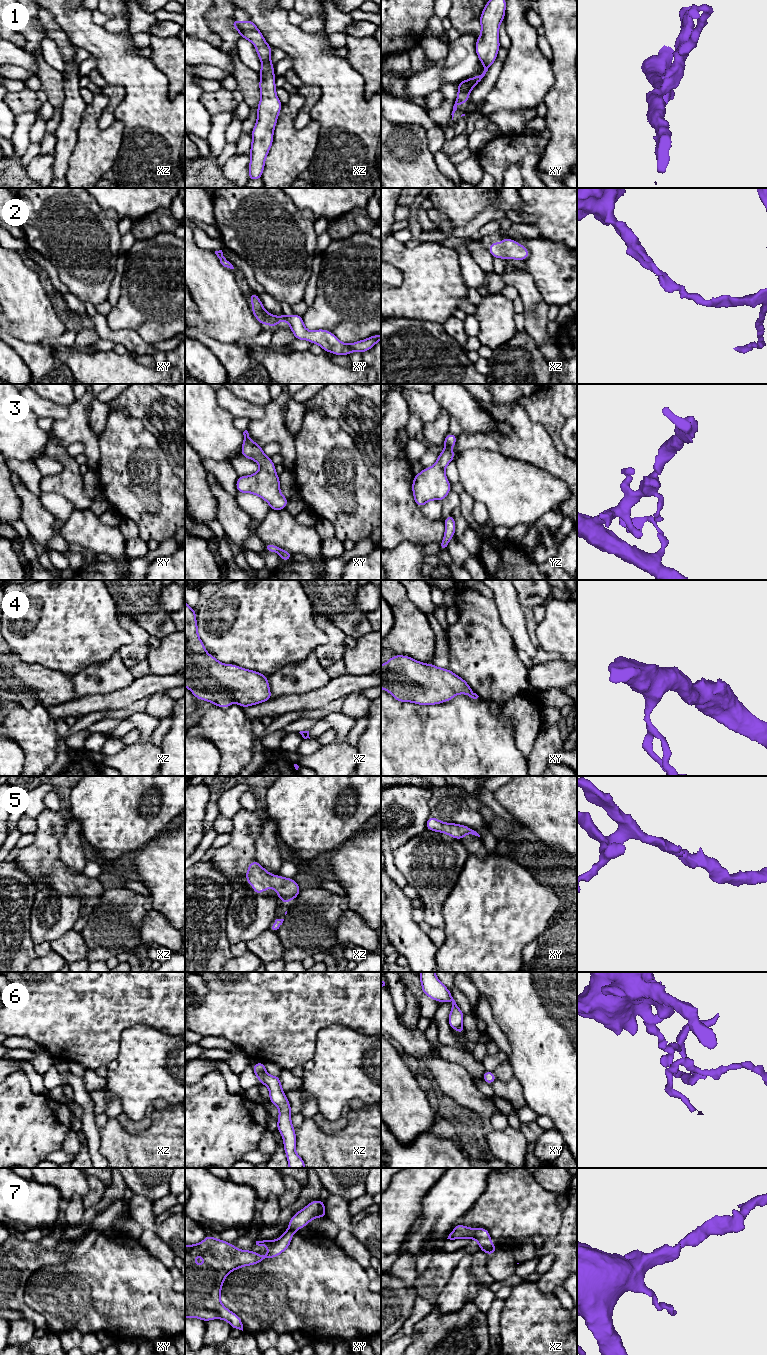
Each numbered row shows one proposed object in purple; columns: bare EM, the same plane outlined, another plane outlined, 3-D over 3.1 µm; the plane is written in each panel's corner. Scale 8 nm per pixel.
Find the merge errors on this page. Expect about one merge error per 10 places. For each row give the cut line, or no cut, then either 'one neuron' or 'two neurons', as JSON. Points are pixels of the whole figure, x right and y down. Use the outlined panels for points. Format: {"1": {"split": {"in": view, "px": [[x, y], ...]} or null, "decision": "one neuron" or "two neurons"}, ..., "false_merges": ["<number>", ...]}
{"1": {"split": {"in": "xz", "px": [[262, 64], [270, 64], [272, 66]]}, "decision": "two neurons"}, "2": {"split": null, "decision": "one neuron"}, "3": {"split": null, "decision": "one neuron"}, "4": {"split": null, "decision": "one neuron"}, "5": {"split": null, "decision": "one neuron"}, "6": {"split": {"in": "xz", "px": [[265, 1071], [262, 1083]]}, "decision": "two neurons"}, "7": {"split": null, "decision": "one neuron"}, "false_merges": ["1", "6"]}

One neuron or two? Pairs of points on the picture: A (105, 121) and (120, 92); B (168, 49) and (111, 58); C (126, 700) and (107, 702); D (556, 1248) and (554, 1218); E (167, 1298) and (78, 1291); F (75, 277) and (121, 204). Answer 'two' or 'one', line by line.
A: one
B: two
C: one
D: two
E: one
F: two

